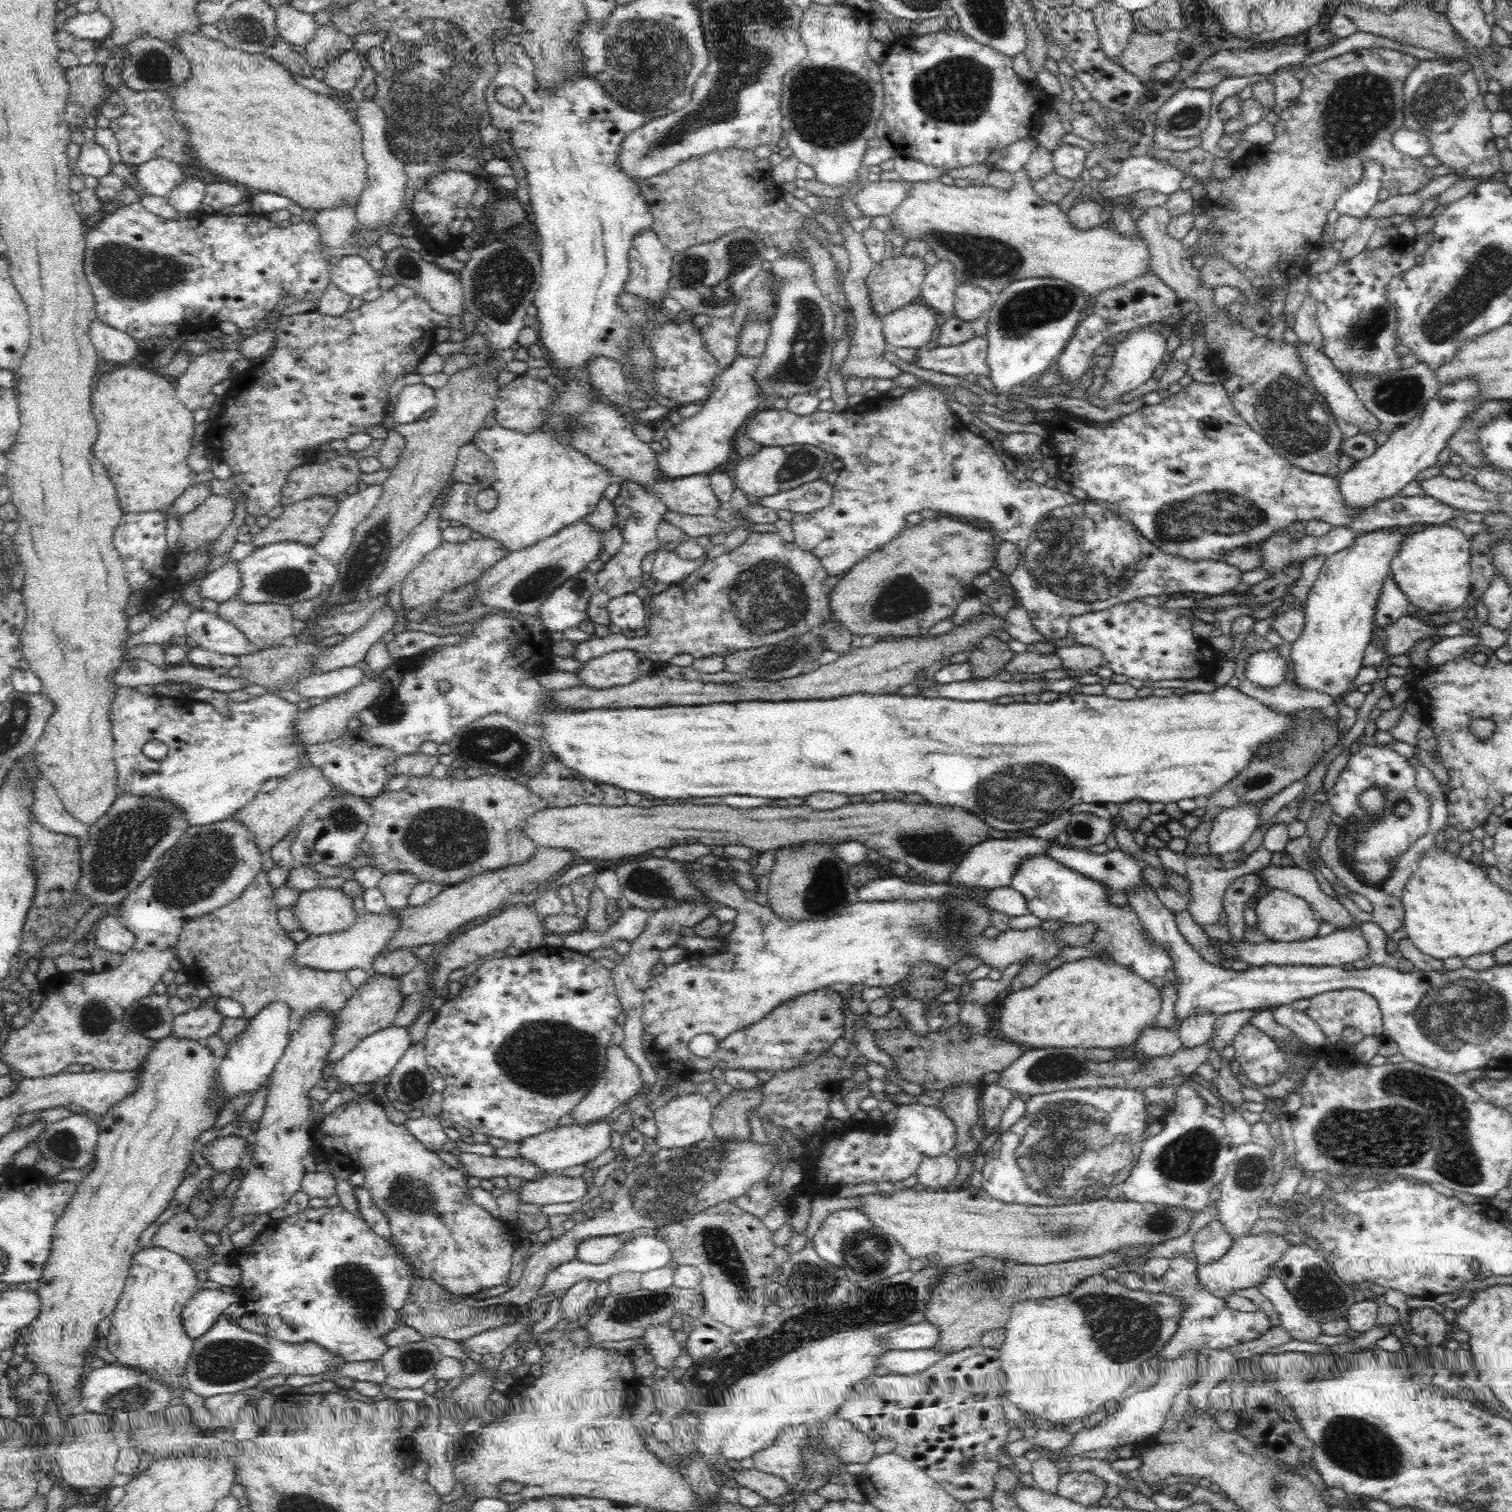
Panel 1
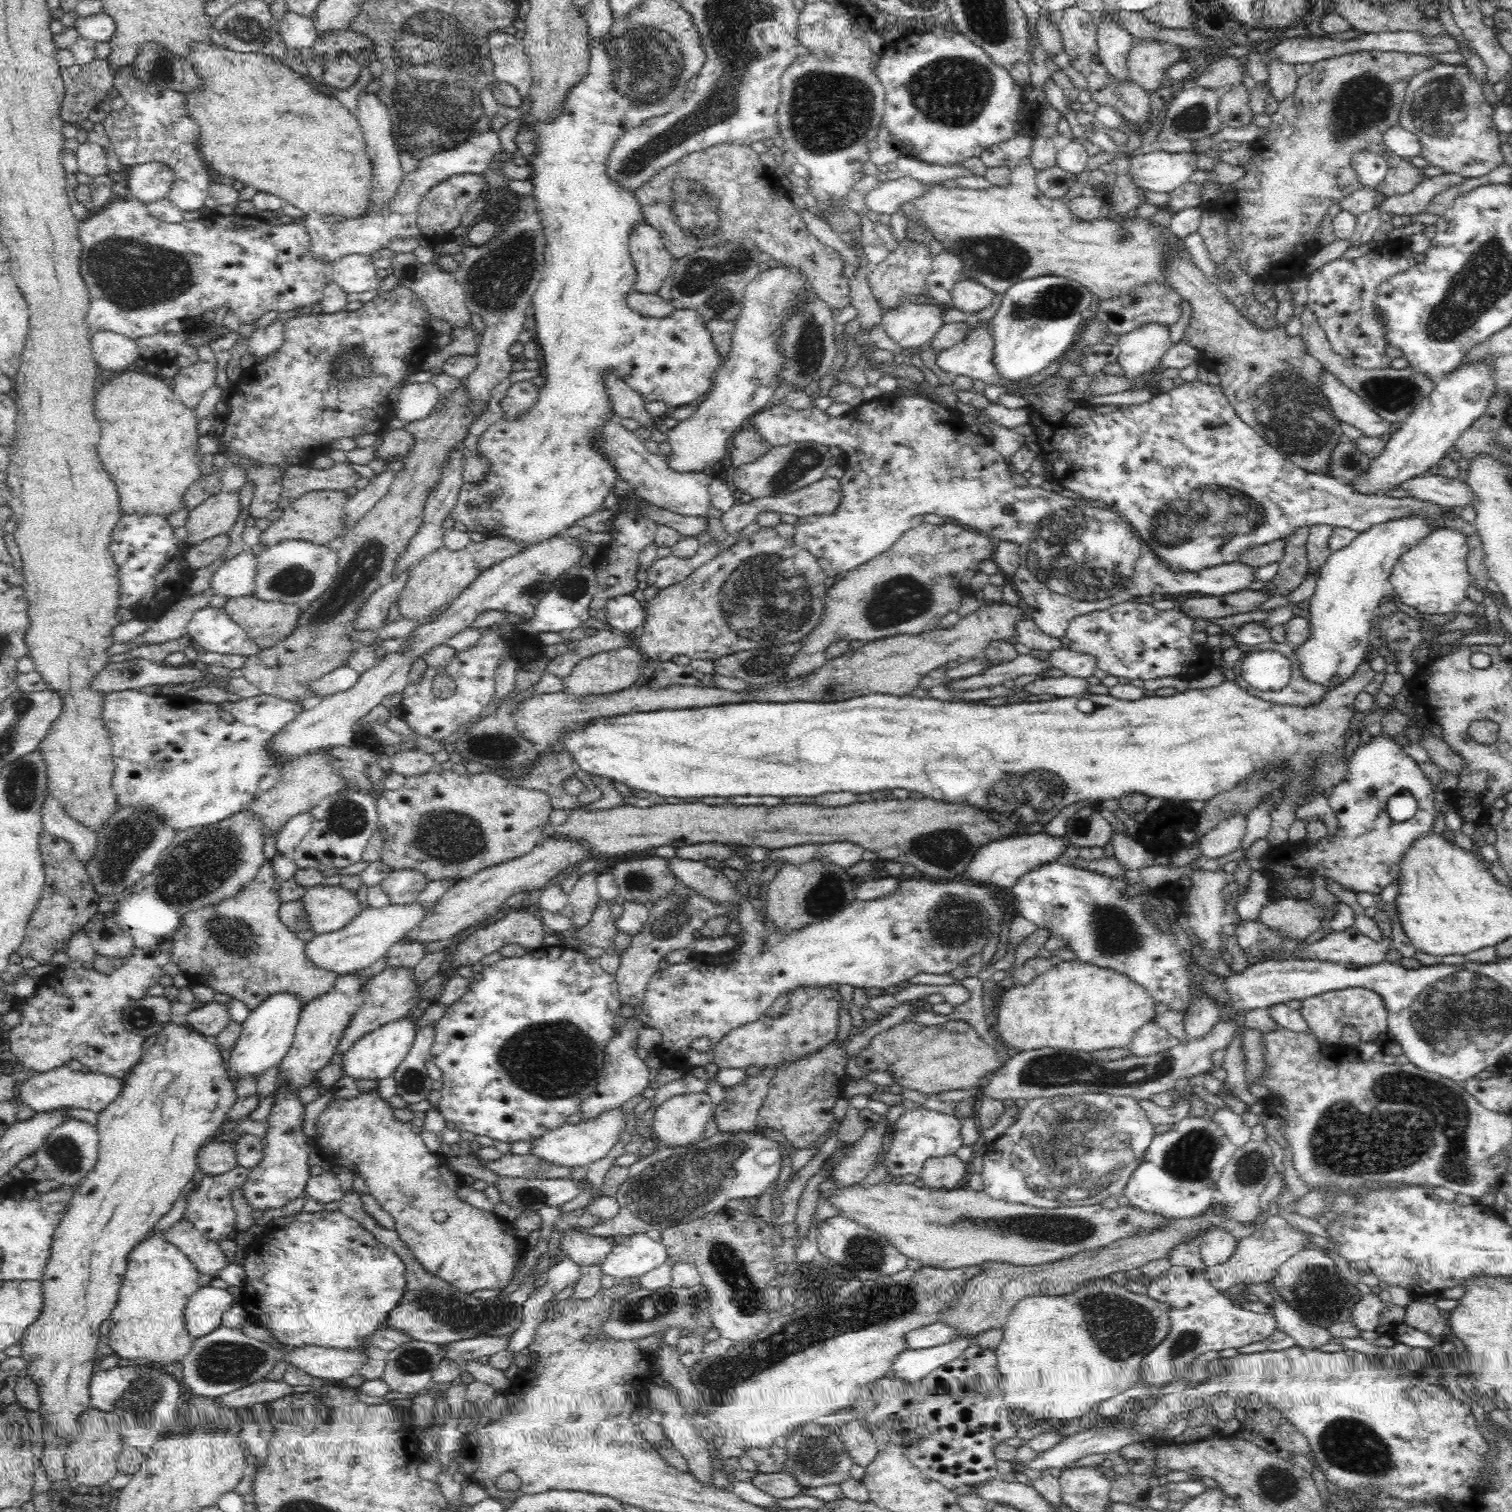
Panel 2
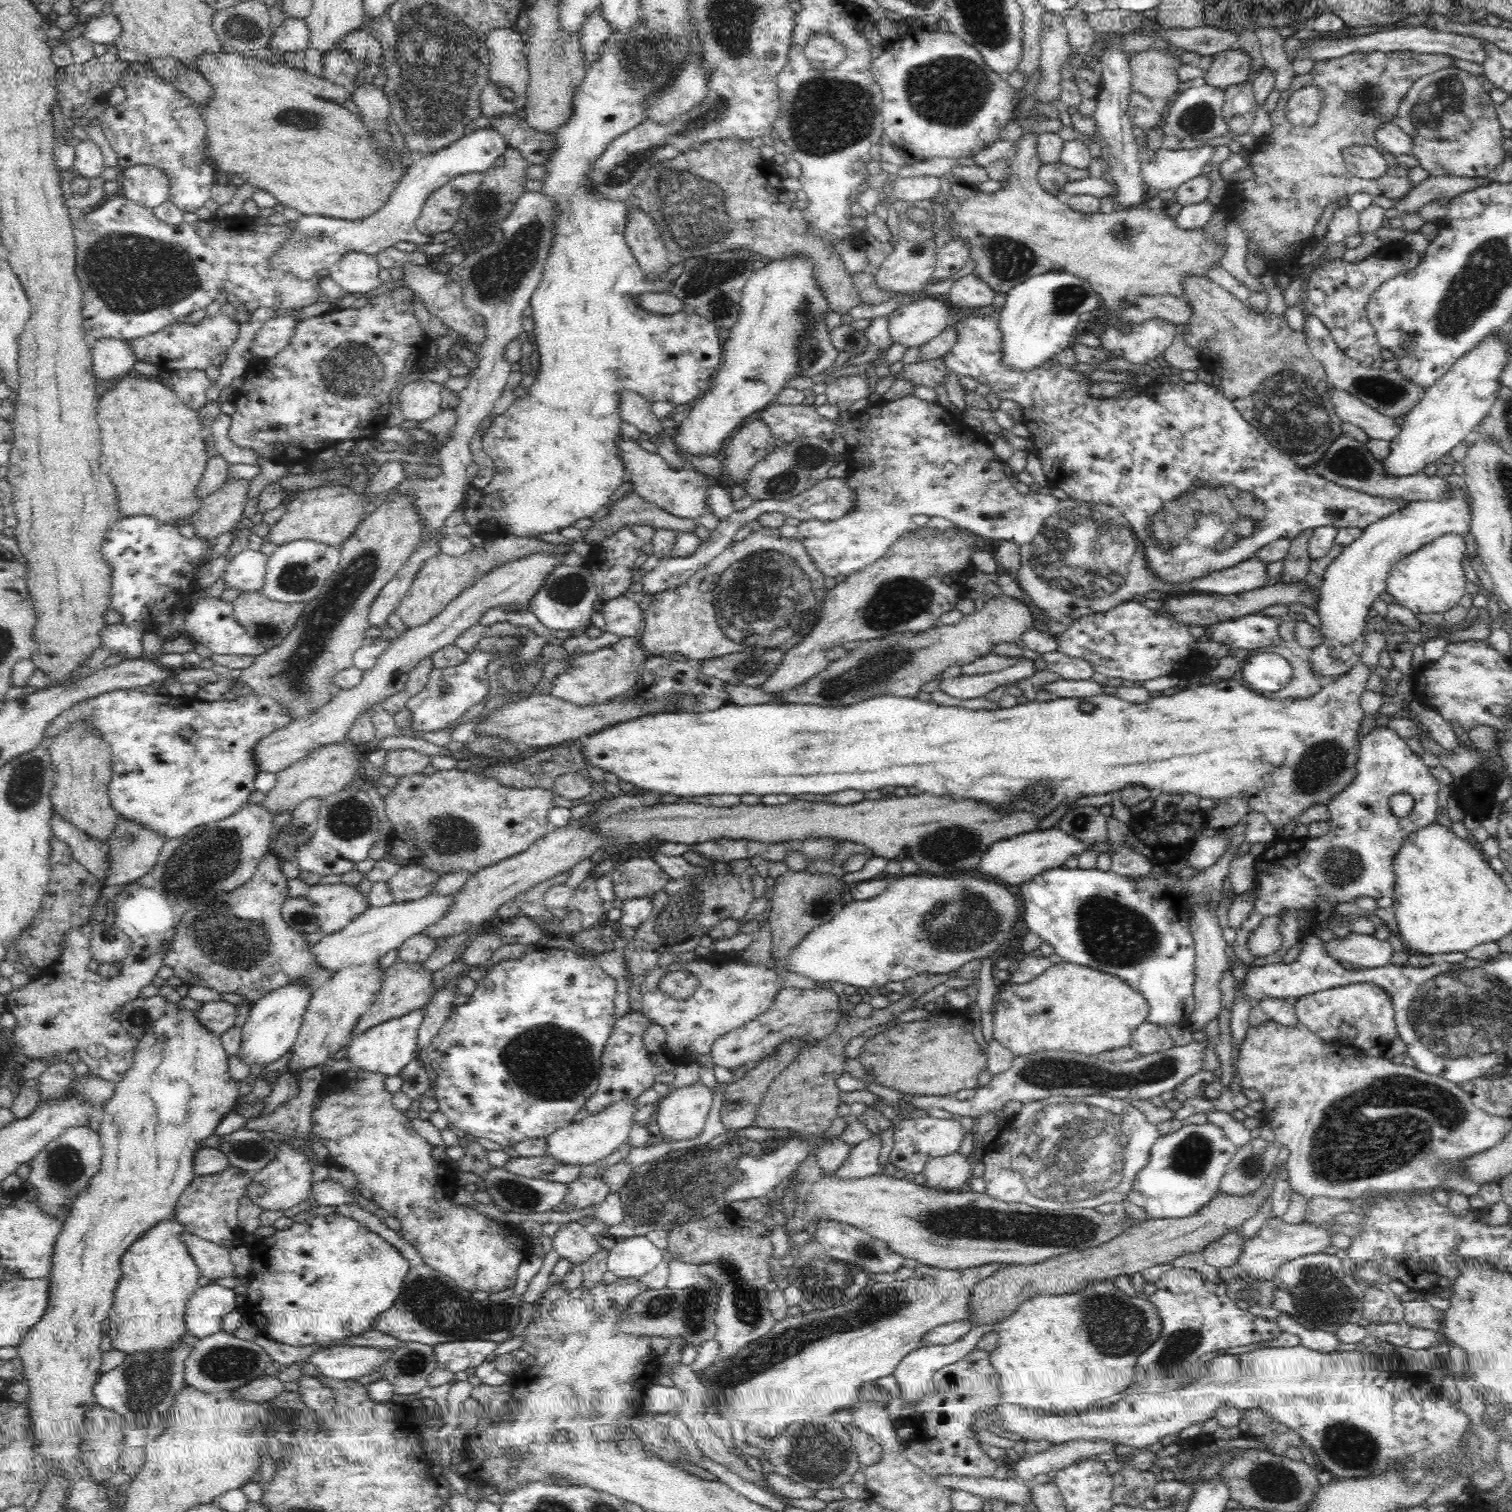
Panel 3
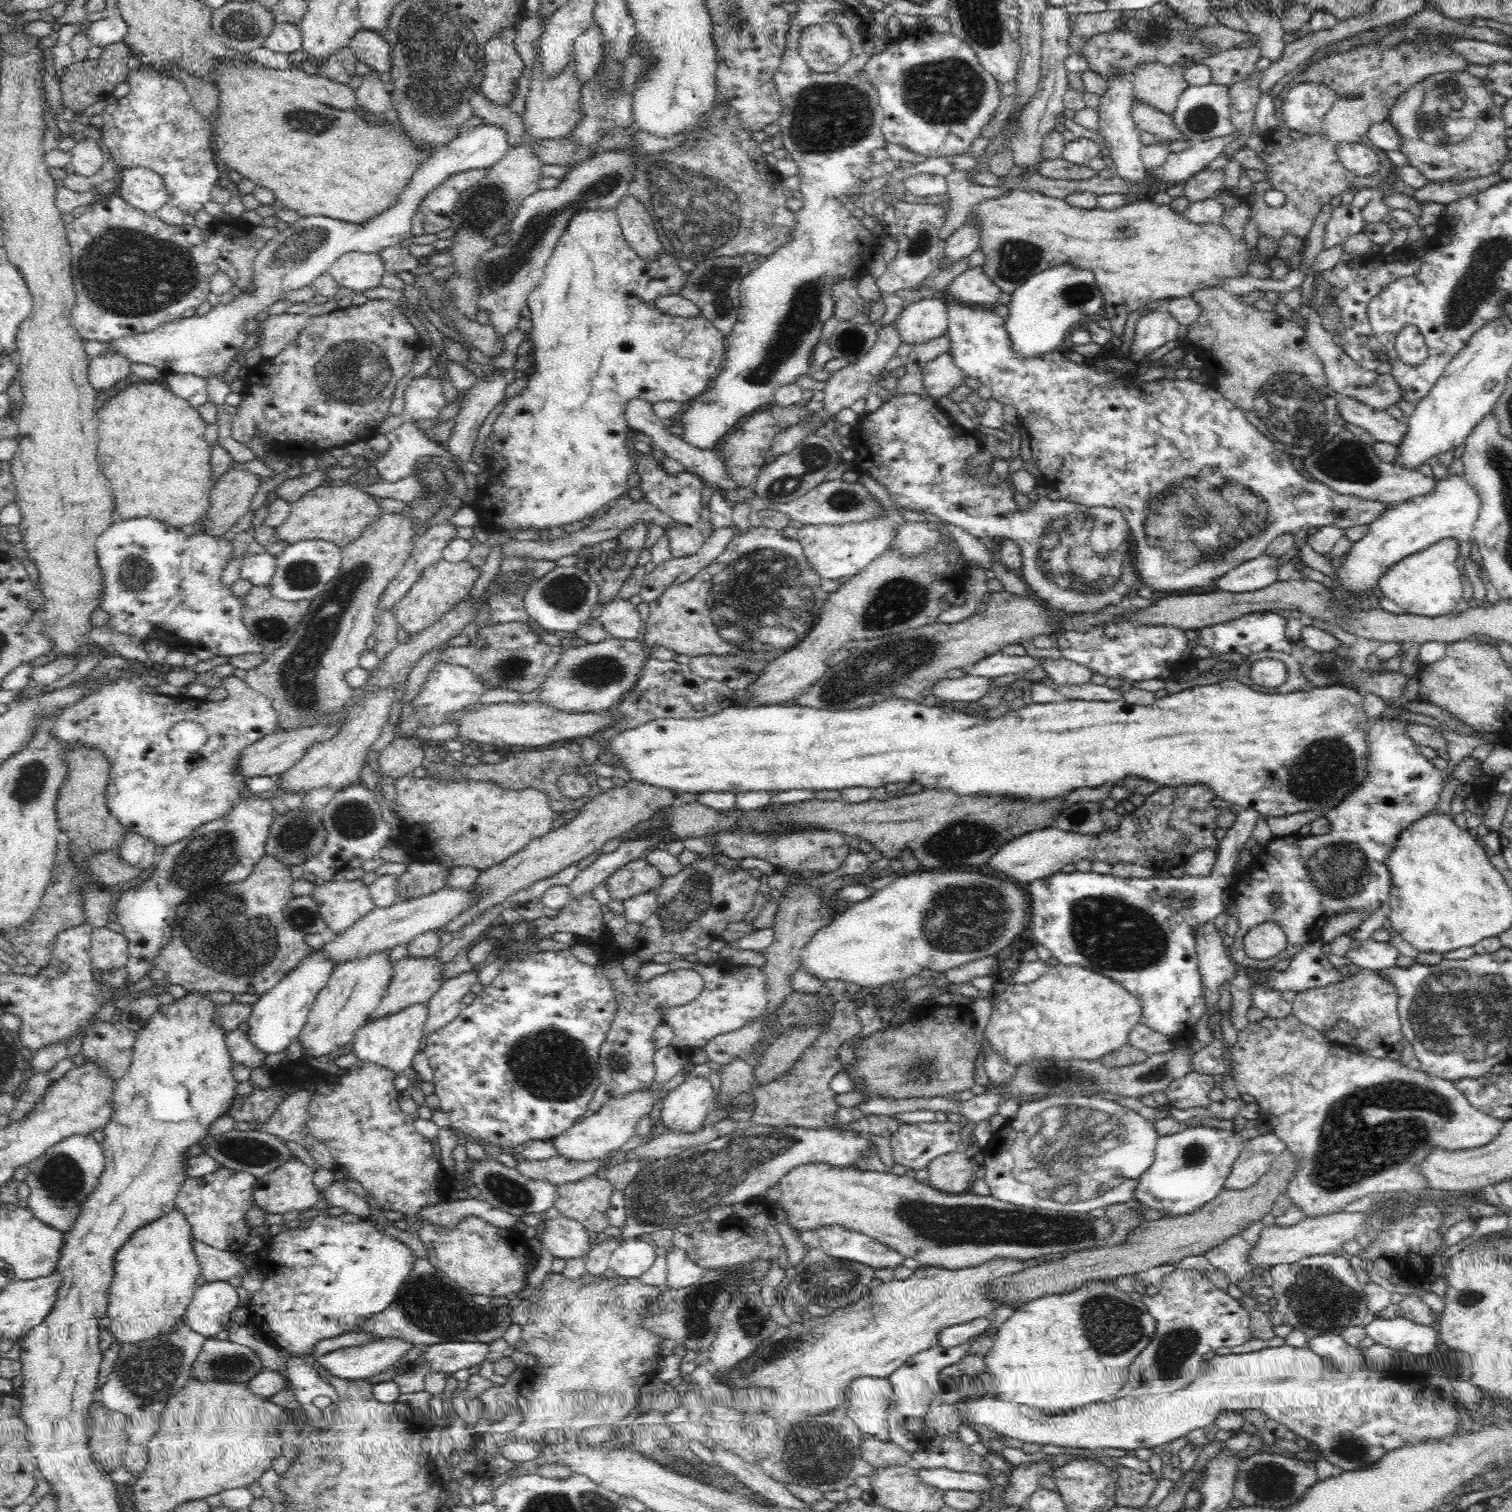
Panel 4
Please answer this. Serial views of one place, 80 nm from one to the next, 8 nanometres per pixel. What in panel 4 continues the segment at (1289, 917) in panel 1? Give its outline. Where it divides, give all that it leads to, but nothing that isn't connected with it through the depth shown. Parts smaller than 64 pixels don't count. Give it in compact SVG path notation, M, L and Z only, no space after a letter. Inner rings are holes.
M1274 922L1252 928L1243 940L1246 955L1253 960L1273 958L1281 954L1287 946L1283 930Z

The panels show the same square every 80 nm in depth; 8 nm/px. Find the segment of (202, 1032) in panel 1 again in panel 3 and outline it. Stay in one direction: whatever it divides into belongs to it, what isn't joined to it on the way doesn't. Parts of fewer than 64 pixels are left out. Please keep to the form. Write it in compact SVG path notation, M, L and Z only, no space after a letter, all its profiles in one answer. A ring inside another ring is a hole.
M228 1001L205 1002L198 1011L198 1020L214 1034L223 1035L228 1029L236 1026L238 1006Z

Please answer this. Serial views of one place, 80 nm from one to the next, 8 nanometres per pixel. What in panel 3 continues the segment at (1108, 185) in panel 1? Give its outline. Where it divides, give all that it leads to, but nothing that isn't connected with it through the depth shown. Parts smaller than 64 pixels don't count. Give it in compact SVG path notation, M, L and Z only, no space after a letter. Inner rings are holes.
M1205 144L1192 149L1160 148L1157 150L1157 157L1150 162L1141 162L1141 171L1144 182L1149 193L1178 189L1181 184L1200 175L1205 164L1212 158L1212 150L1219 145Z

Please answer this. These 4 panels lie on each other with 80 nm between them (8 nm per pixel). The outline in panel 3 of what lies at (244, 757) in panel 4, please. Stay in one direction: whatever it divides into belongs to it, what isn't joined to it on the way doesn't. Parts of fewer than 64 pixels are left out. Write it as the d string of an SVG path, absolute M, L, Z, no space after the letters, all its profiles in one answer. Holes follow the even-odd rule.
M538 553L499 565L493 571L486 573L460 596L452 599L448 606L442 609L429 623L408 629L402 636L394 639L390 646L383 650L376 664L364 671L364 678L358 686L343 690L313 715L305 719L291 721L285 727L264 736L260 742L257 742L251 750L256 772L276 774L308 756L308 753L318 746L332 744L332 742L344 742L348 728L356 720L356 714L362 714L364 710L378 705L378 702L382 702L397 692L402 692L408 681L409 673L420 660L431 656L433 652L446 645L452 647L455 640L465 630L478 623L486 610L502 604L505 606L513 604L519 610L526 611L528 600L542 586L544 578L554 570L554 566L560 565L562 557L562 555Z

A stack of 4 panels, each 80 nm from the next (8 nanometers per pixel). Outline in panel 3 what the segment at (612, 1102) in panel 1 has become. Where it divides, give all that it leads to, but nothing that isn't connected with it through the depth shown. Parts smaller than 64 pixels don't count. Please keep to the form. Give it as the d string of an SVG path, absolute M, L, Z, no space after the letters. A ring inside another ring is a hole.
M630 1011L616 1019L616 1023L604 1044L601 1056L601 1071L596 1092L587 1100L586 1110L590 1115L597 1114L618 1100L638 1098L648 1088L653 1088L656 1075L655 1064L652 1063L651 1053L646 1050L643 1041L646 1029L654 1024L652 1019L640 1011Z

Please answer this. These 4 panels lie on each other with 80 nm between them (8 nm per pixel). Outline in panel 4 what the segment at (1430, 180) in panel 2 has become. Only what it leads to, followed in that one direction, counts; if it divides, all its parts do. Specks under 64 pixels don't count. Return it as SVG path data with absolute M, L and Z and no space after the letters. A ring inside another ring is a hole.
M1492 173L1485 177L1478 177L1467 180L1463 183L1429 182L1414 194L1414 200L1419 203L1438 203L1447 205L1448 203L1468 198L1468 196L1478 196L1480 192L1486 192L1491 186L1496 186L1504 181L1499 173Z

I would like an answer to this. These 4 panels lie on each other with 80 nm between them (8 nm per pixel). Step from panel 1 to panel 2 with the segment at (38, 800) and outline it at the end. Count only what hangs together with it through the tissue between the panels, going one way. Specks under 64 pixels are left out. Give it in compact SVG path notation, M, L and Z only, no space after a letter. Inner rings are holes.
M50 794L44 801L41 815L46 832L55 838L66 839L78 860L86 864L93 857L99 845L96 833L68 817Z

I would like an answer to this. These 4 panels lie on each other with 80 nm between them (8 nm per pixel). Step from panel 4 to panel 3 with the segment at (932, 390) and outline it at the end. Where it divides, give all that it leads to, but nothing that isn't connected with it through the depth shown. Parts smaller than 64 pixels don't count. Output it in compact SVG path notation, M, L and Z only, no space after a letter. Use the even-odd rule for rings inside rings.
M945 356L932 358L932 360L905 364L902 372L902 379L912 380L920 386L935 389L938 386L945 387L945 379L953 373L944 362Z

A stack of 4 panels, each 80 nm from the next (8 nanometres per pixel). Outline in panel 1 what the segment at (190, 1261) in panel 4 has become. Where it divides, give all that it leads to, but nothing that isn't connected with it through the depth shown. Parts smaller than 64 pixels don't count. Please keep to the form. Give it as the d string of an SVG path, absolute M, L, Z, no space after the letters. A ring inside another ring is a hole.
M155 1244L139 1248L136 1254L132 1255L125 1286L116 1308L110 1314L111 1331L107 1335L107 1346L111 1355L116 1358L116 1364L146 1373L148 1377L166 1383L176 1393L176 1402L179 1402L181 1396L180 1386L187 1386L185 1367L188 1355L193 1352L193 1340L184 1330L181 1314L189 1298L199 1291L199 1285L196 1267L180 1254Z

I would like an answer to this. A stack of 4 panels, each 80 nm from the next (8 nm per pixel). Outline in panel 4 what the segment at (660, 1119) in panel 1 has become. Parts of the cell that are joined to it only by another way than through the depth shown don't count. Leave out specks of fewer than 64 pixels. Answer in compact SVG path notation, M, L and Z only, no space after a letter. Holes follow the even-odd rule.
M690 1075L664 1098L662 1124L672 1132L696 1132L711 1111L713 1091L708 1078Z

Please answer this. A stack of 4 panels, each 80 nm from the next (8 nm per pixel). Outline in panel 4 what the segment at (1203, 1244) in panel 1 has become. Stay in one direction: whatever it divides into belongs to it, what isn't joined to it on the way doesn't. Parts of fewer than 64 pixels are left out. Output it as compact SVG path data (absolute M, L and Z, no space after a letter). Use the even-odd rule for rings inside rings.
M1232 1235L1203 1255L1210 1264L1223 1270L1232 1284L1238 1286L1240 1282L1247 1280L1255 1282L1256 1286L1271 1288L1273 1285L1271 1274L1268 1270L1254 1266L1249 1261L1250 1253L1250 1244L1241 1235Z

